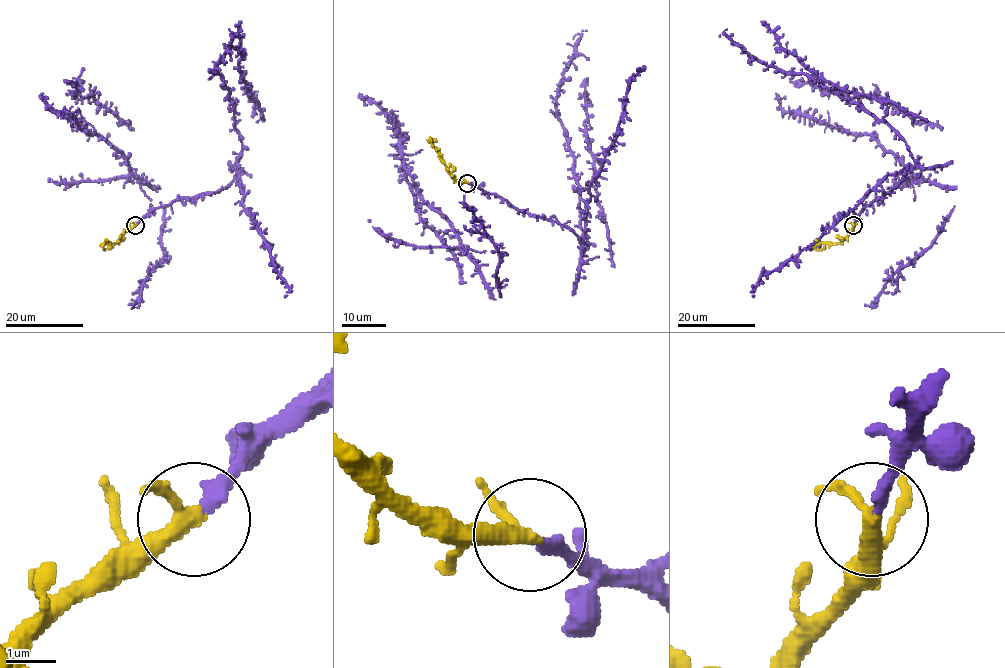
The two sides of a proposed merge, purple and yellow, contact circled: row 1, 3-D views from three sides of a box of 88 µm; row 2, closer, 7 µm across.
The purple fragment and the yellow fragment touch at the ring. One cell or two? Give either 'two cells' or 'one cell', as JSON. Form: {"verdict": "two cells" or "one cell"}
{"verdict": "one cell"}

